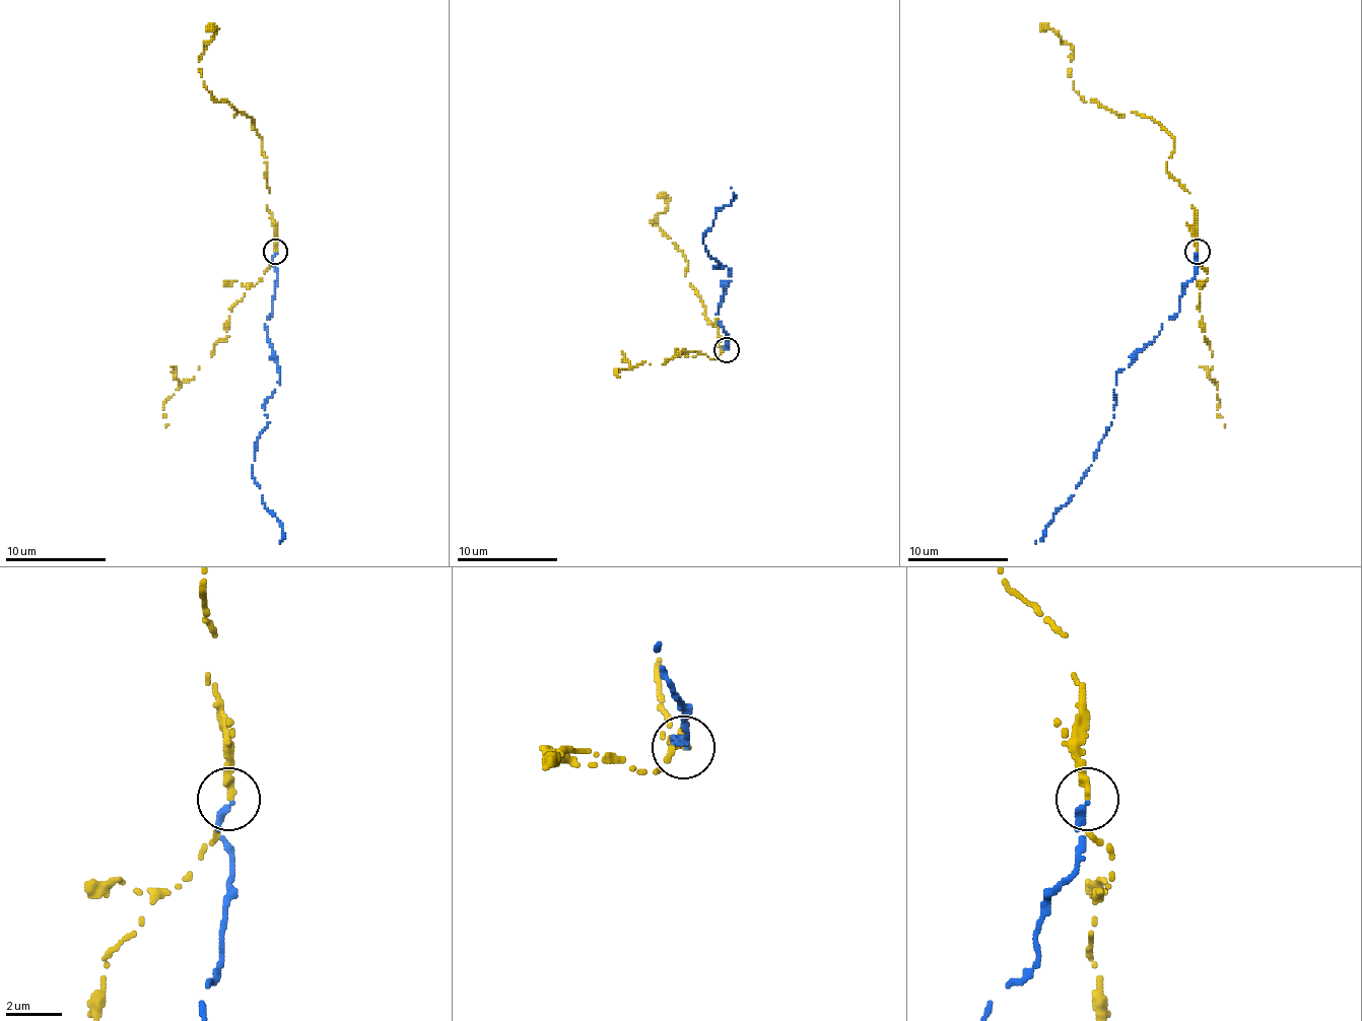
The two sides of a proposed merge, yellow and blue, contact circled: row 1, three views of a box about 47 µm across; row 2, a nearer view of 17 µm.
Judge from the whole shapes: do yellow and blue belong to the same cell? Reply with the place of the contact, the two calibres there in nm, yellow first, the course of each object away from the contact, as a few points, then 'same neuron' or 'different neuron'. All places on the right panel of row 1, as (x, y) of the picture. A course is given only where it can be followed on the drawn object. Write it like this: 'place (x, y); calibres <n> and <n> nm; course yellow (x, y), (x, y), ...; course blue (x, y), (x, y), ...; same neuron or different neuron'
place (1198, 251); calibres 190 and 280 nm; course yellow (1197, 251), (1197, 213), (1166, 169), (1174, 139), (1149, 117), (1086, 101), (1073, 89), (1071, 46), (1043, 31); course blue (1197, 253), (1179, 311), (1116, 375), (1111, 424), (1073, 495), (1035, 543); different neuron

